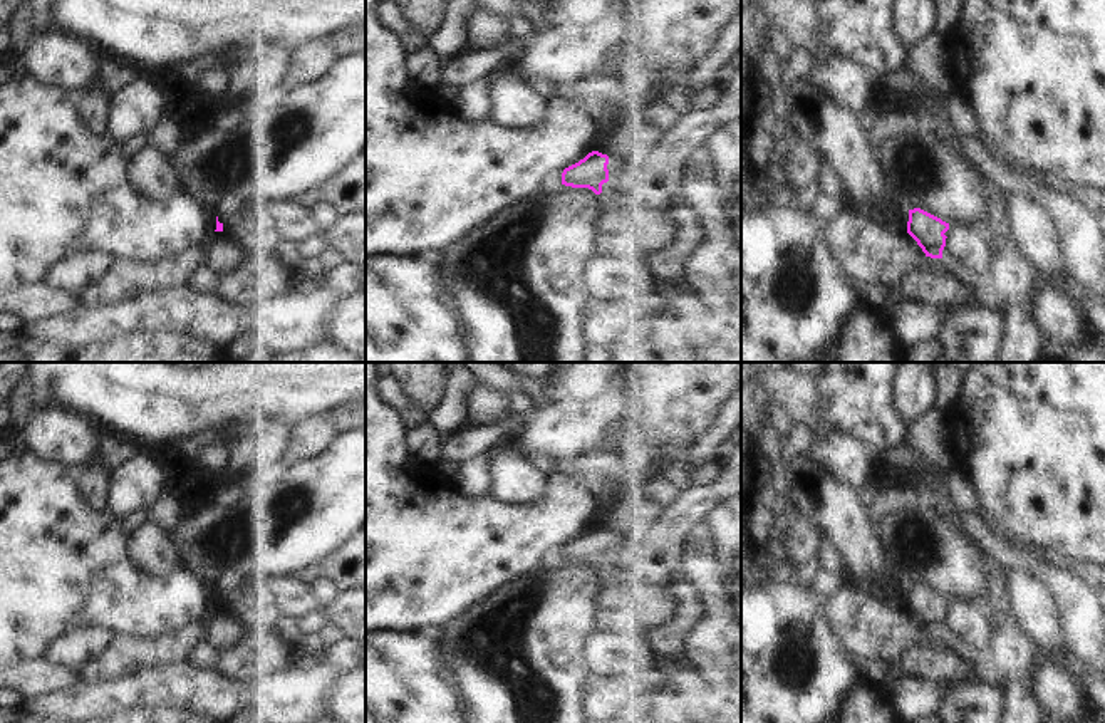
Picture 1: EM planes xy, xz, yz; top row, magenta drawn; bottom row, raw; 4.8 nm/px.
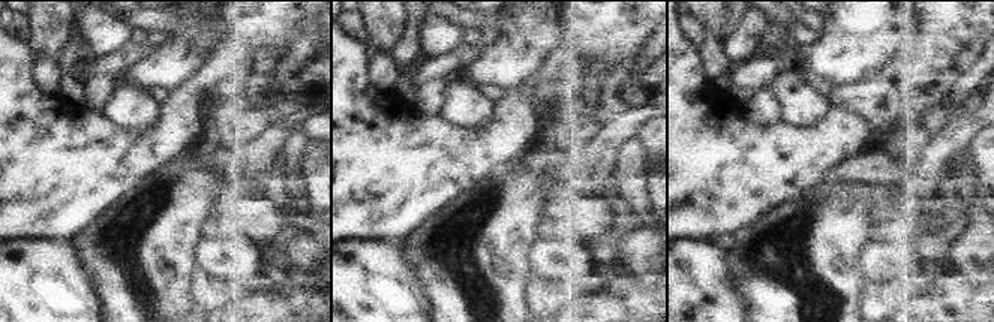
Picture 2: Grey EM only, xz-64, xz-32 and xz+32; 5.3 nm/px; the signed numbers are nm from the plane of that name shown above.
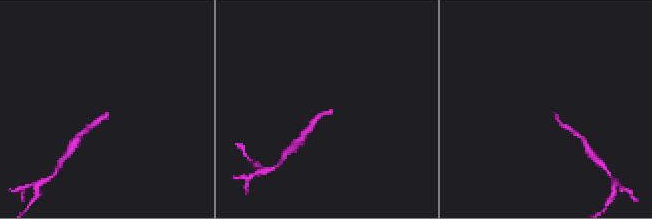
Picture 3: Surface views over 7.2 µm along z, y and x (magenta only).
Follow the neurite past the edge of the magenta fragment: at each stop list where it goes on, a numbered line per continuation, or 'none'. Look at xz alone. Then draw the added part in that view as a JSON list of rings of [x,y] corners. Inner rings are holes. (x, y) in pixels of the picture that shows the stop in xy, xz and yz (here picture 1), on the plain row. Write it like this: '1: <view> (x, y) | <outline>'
1: xz (654, 561) | [[[741,448],[724,460],[716,483],[671,492],[667,508],[647,533],[609,533],[602,570],[630,587],[661,590],[681,585],[693,530],[709,520],[719,503],[741,495]]]

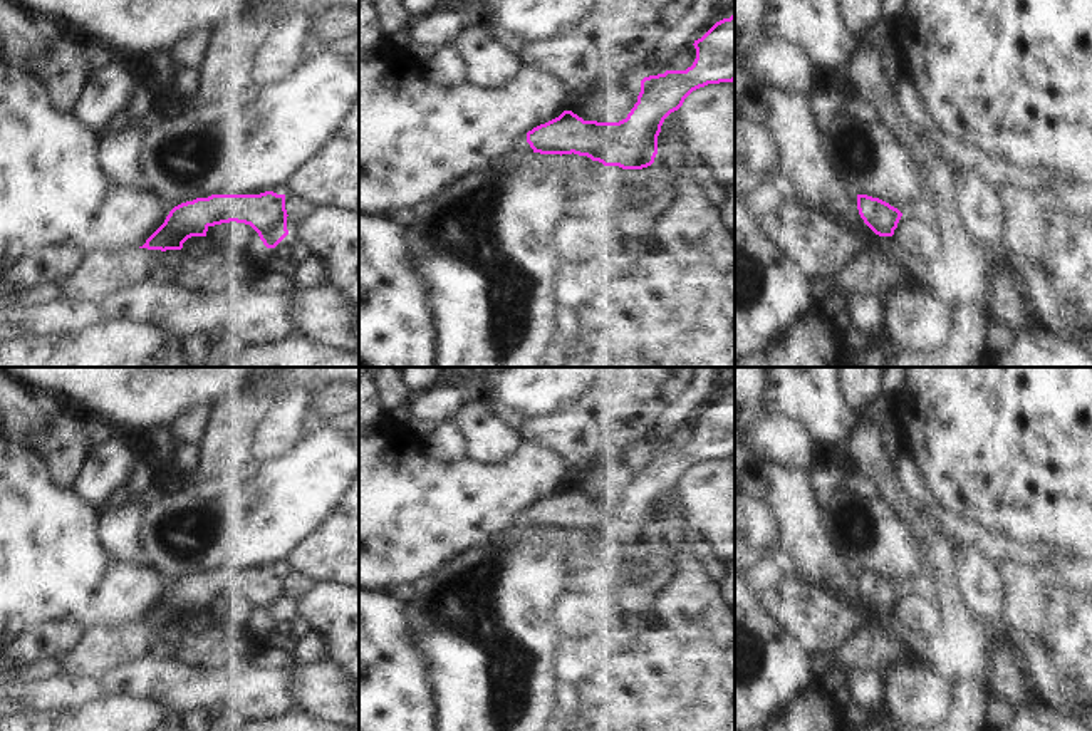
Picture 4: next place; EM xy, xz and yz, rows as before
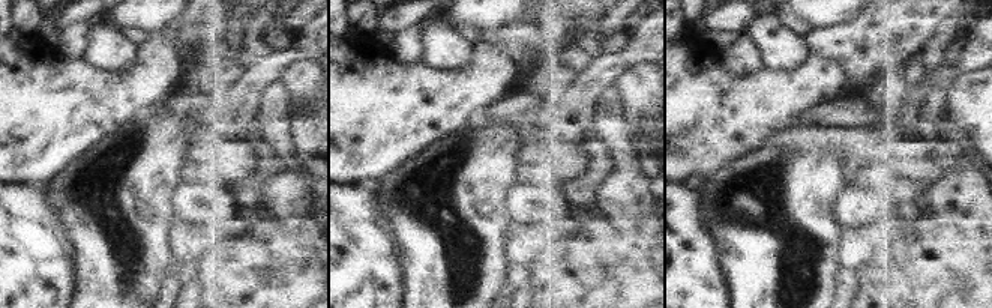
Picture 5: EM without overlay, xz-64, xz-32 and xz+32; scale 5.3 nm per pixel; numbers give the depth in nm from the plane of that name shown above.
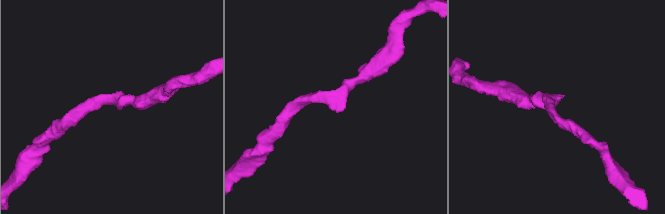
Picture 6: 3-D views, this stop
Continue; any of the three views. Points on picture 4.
none

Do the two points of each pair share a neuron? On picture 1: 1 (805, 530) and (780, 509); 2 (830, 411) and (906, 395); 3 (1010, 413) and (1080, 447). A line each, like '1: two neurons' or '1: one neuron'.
1: two neurons
2: two neurons
3: one neuron

